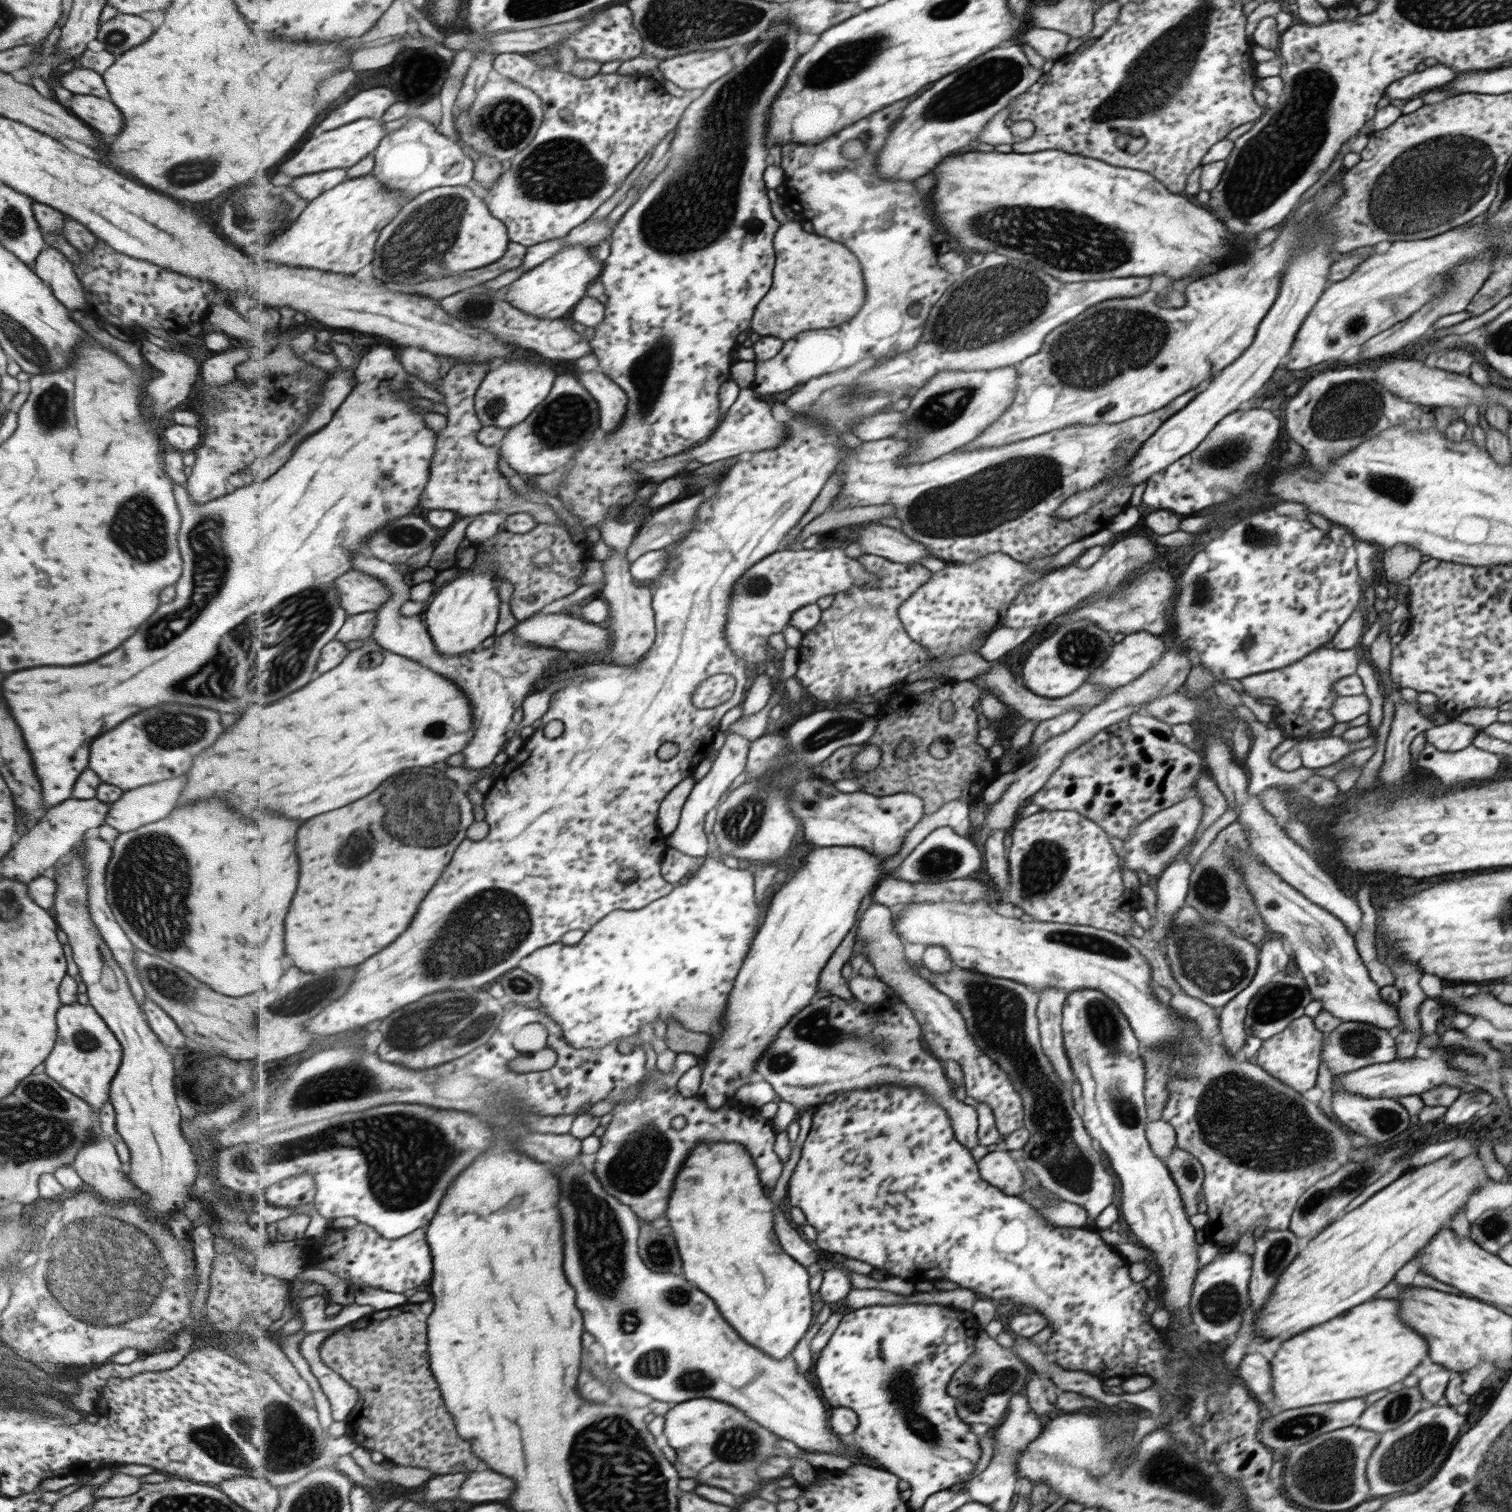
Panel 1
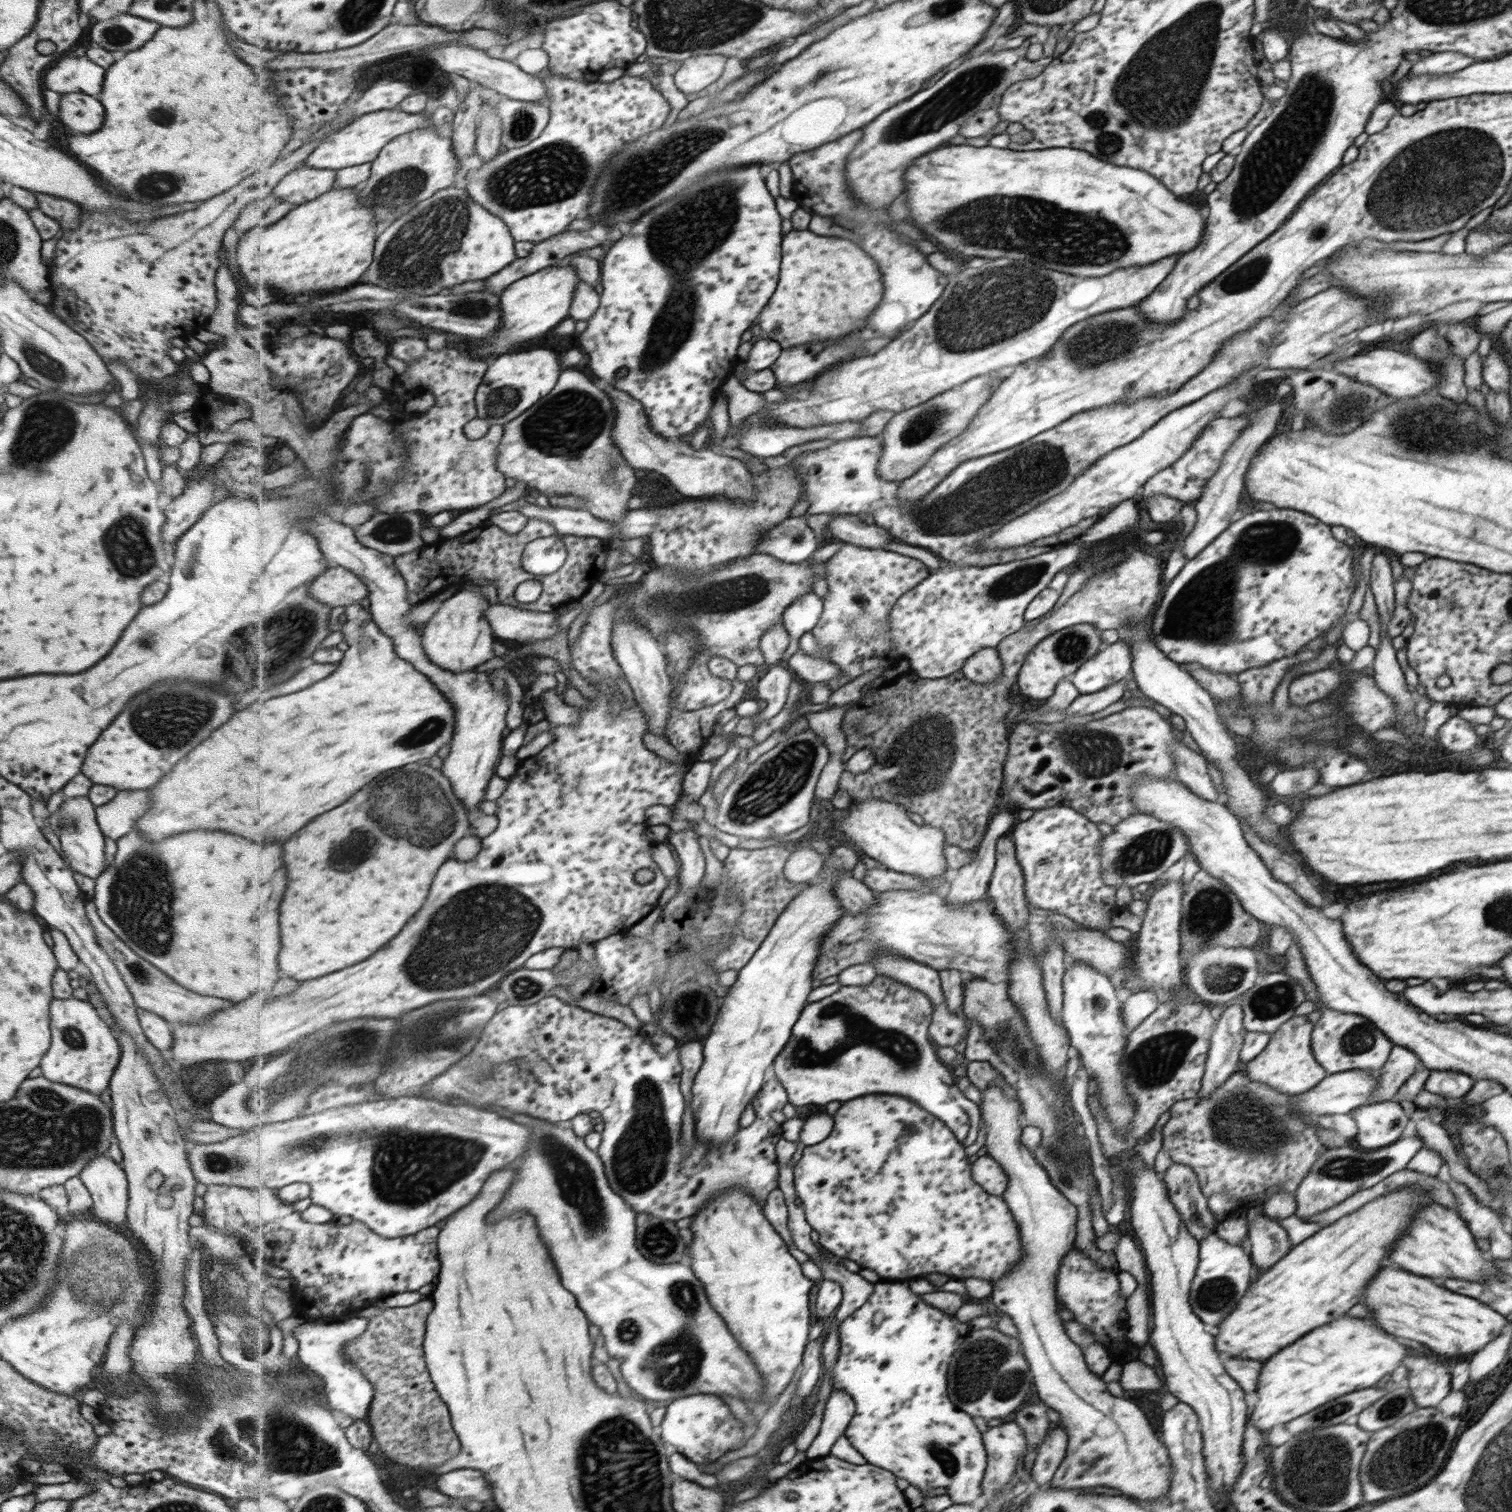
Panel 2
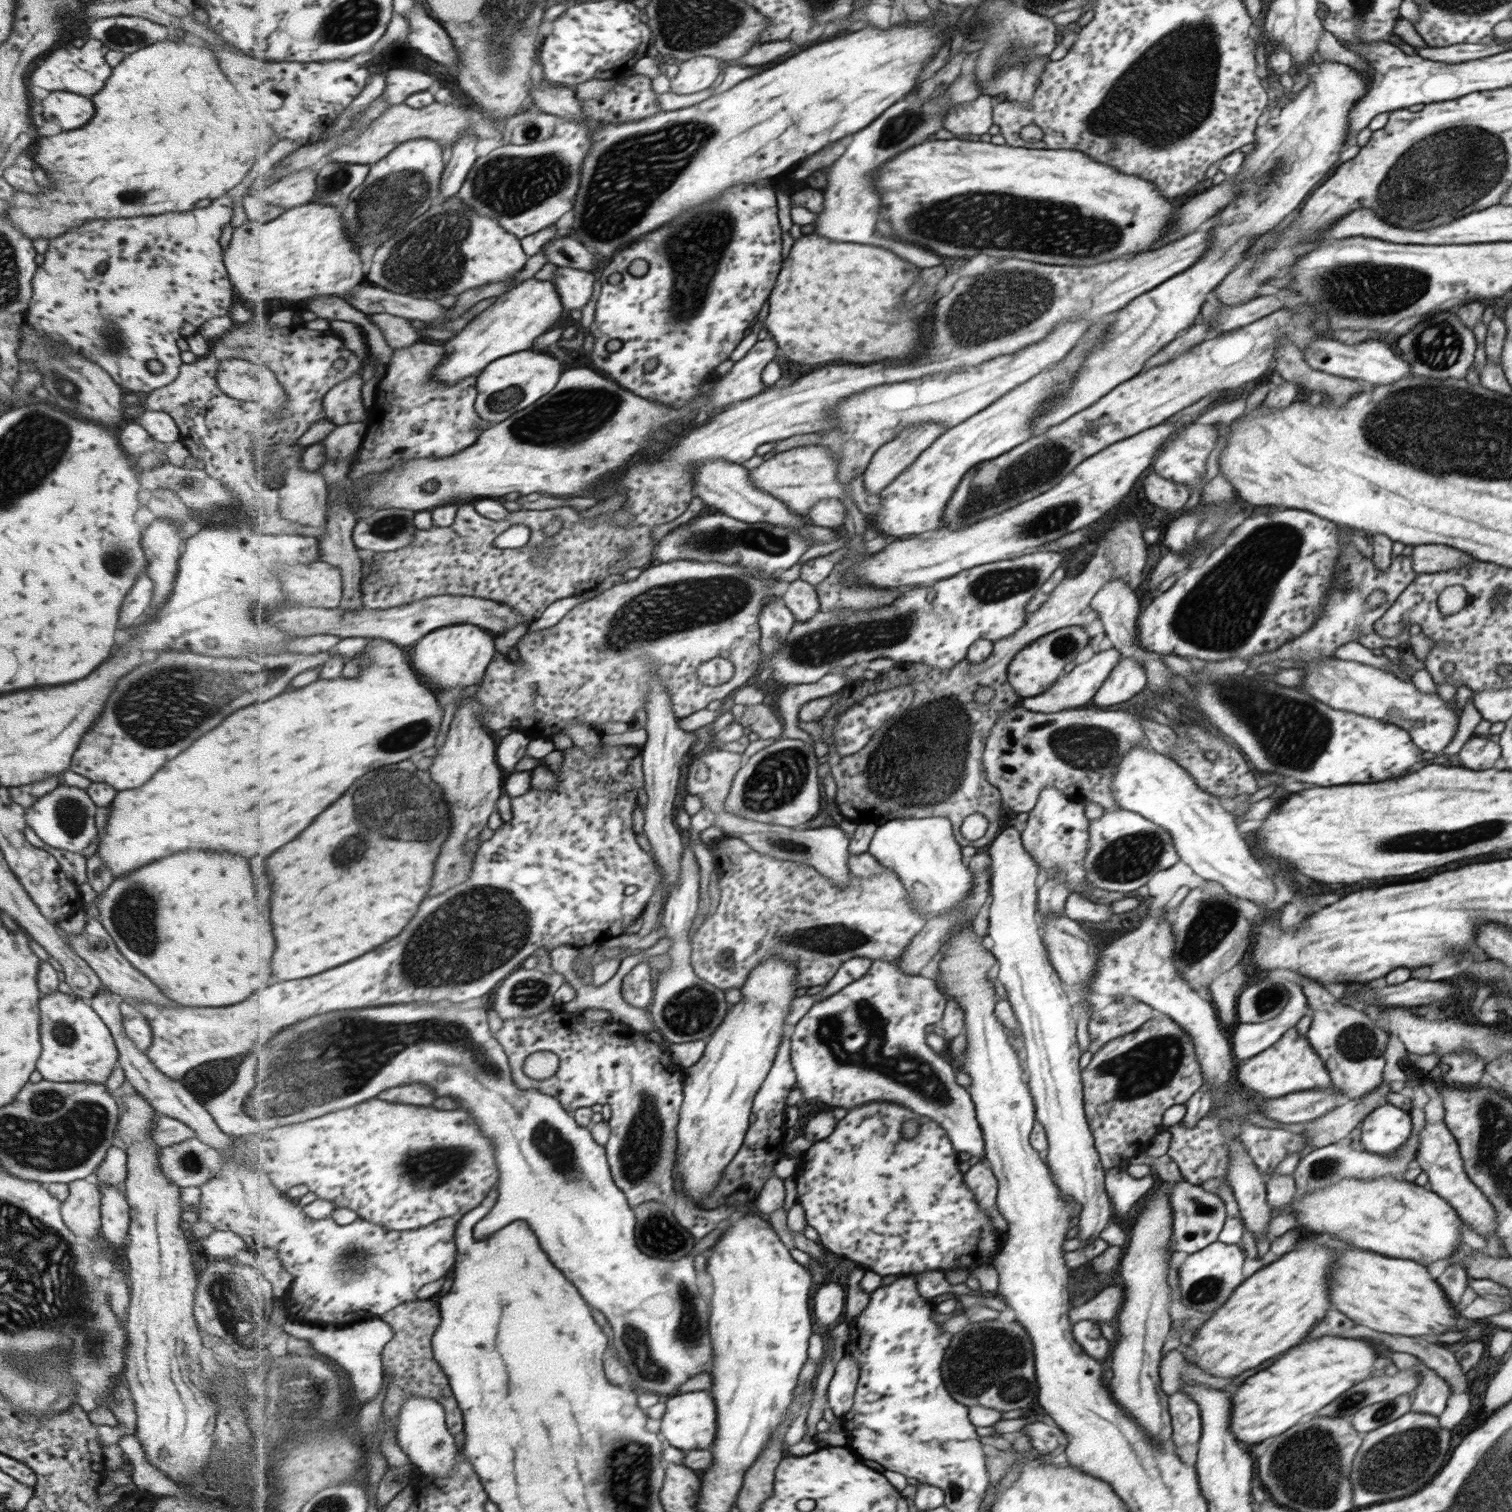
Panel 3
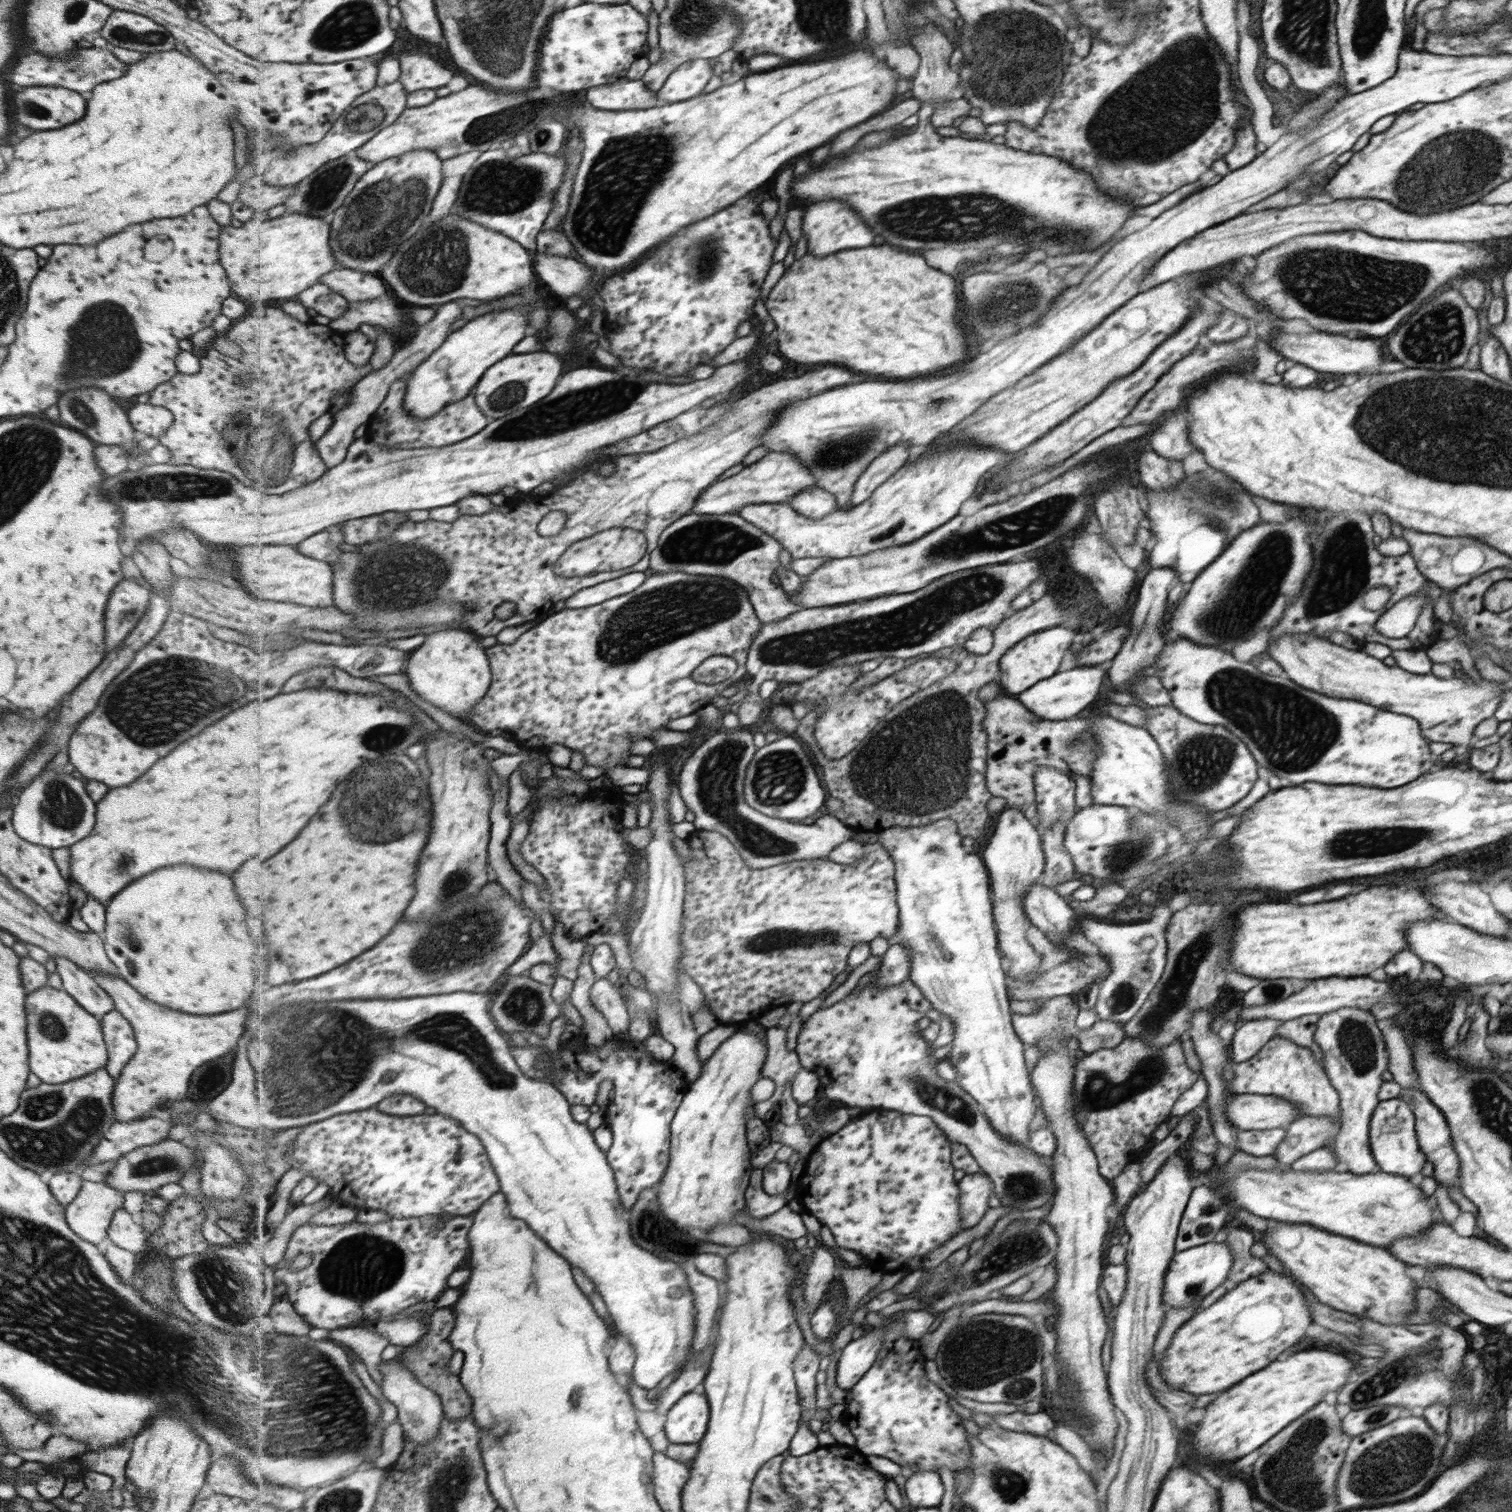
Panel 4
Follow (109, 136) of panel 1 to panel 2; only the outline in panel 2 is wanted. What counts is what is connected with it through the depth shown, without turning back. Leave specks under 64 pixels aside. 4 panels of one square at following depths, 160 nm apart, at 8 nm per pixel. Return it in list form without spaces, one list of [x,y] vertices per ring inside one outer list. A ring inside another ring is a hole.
[[[81,92],[63,94],[59,100],[59,120],[73,132],[95,132],[103,122],[103,106]]]

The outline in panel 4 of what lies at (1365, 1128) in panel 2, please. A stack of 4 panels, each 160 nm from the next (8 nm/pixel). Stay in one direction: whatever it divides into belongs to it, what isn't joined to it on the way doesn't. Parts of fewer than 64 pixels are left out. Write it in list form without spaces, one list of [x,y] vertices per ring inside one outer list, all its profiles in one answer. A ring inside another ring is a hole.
[[[1402,1097],[1383,1100],[1375,1108],[1370,1119],[1370,1148],[1380,1171],[1401,1175],[1415,1181],[1425,1164],[1426,1156],[1422,1153],[1417,1141],[1417,1129],[1414,1124],[1414,1111]]]

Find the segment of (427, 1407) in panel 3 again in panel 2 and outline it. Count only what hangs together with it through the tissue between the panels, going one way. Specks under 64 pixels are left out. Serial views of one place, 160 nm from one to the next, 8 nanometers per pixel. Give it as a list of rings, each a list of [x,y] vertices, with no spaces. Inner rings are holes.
[[[457,1469],[441,1474],[437,1479],[438,1490],[452,1498],[471,1498],[482,1502],[493,1501],[492,1484],[477,1469]]]

